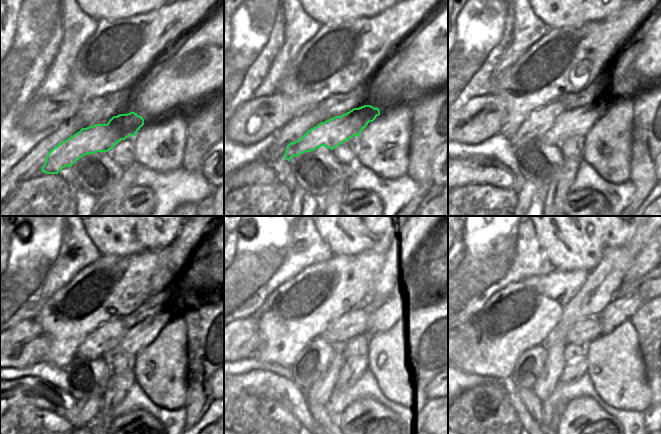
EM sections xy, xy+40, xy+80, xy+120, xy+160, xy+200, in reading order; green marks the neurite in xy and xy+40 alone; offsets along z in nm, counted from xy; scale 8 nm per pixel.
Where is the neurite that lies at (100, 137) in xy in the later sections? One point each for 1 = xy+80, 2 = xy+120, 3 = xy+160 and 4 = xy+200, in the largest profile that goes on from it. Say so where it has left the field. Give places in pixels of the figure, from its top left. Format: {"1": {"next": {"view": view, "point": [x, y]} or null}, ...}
{"1": {"next": {"view": "xy+80", "point": [576, 122]}}, "2": {"next": {"view": "xy+120", "point": [172, 308]}}, "3": {"next": {"view": "xy+160", "point": [395, 309]}}, "4": {"next": {"view": "xy+200", "point": [621, 308]}}}

